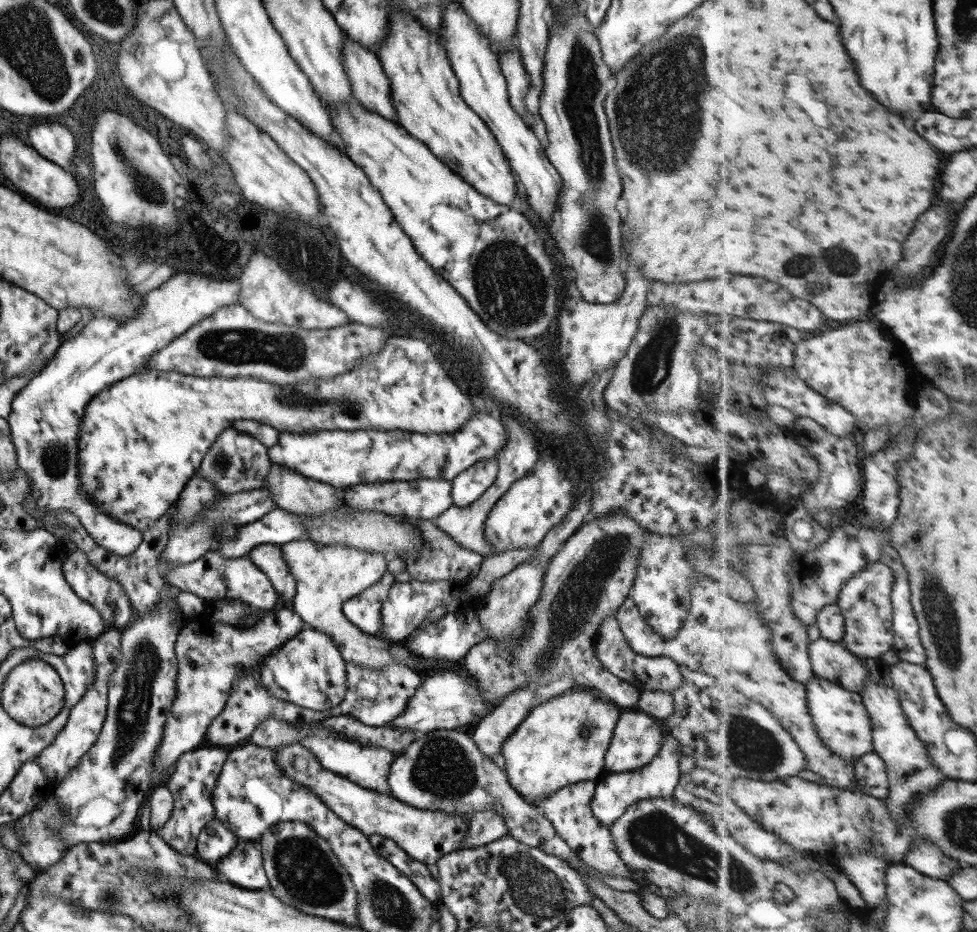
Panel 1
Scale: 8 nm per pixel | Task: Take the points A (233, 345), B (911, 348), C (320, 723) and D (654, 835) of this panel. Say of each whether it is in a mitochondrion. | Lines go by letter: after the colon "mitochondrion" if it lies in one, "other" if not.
A: mitochondrion
B: other
C: other
D: mitochondrion

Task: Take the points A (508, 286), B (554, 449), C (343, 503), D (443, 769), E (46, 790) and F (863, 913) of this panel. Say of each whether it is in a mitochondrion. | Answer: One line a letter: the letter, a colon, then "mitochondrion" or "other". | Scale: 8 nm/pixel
A: mitochondrion
B: other
C: other
D: mitochondrion
E: other
F: other

